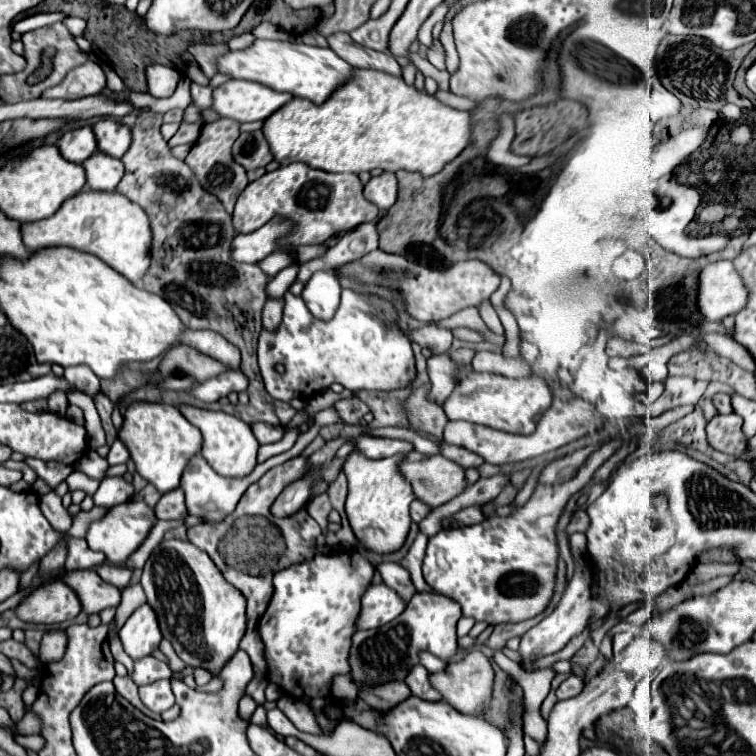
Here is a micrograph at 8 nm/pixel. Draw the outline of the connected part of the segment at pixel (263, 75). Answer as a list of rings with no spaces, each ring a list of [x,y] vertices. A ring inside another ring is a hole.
[[[255,39],[255,43],[241,51],[227,51],[217,57],[217,71],[231,79],[247,79],[267,85],[277,91],[289,91],[295,97],[305,97],[313,103],[323,103],[345,79],[351,77],[351,65],[341,61],[331,49],[311,47],[305,43],[289,41],[265,41]]]

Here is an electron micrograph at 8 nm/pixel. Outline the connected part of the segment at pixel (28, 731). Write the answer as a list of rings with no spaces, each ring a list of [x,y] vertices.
[[[27,713],[19,723],[15,723],[15,729],[11,733],[19,733],[19,735],[33,735],[33,733],[39,733],[41,725],[39,725],[39,719],[37,715],[33,713]]]

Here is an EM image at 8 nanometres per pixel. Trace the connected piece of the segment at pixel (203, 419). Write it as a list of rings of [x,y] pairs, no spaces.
[[[177,405],[177,409],[181,411],[181,415],[193,423],[195,427],[199,427],[201,435],[203,435],[203,445],[201,445],[201,455],[205,457],[205,461],[223,477],[245,477],[251,473],[251,469],[257,465],[257,449],[259,443],[257,439],[251,435],[251,427],[241,421],[235,415],[223,413],[223,411],[209,411],[209,409],[199,409],[199,407],[191,407],[191,405]]]

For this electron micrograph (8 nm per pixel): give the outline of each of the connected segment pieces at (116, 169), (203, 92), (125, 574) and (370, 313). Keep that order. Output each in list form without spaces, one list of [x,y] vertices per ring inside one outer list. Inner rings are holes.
[[[95,151],[89,159],[81,163],[87,173],[87,189],[93,191],[115,191],[117,183],[123,177],[123,163],[103,151]]]
[[[191,83],[191,97],[193,97],[193,103],[197,103],[199,107],[211,107],[211,95],[213,95],[213,89],[211,87],[201,87],[197,83]]]
[[[99,565],[95,567],[95,573],[105,581],[105,583],[111,583],[115,587],[127,587],[129,581],[131,581],[131,571],[129,569],[121,569],[121,567],[115,567],[115,565]]]
[[[343,289],[343,301],[335,317],[321,323],[309,315],[301,297],[287,293],[279,329],[263,331],[259,337],[259,369],[267,393],[281,401],[293,397],[307,401],[331,383],[341,383],[349,391],[395,391],[411,385],[415,359],[411,343],[395,321],[397,315],[391,303]],[[277,363],[285,365],[283,375],[275,371]]]

